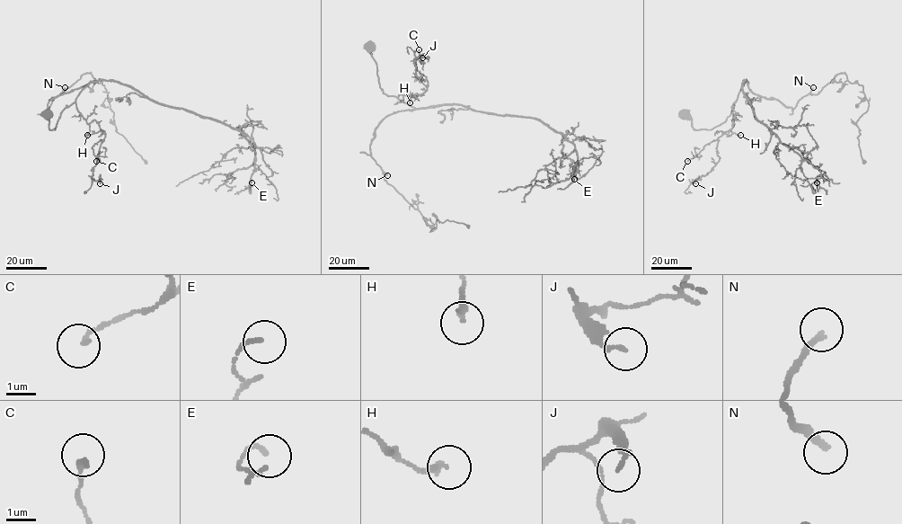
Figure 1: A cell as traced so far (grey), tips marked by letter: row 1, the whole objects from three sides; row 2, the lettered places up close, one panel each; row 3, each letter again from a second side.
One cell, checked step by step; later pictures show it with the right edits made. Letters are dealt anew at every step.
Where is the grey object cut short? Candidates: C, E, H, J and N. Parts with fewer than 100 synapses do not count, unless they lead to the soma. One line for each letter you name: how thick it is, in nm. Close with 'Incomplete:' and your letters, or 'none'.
N: calibre 200 nm
Incomplete: N

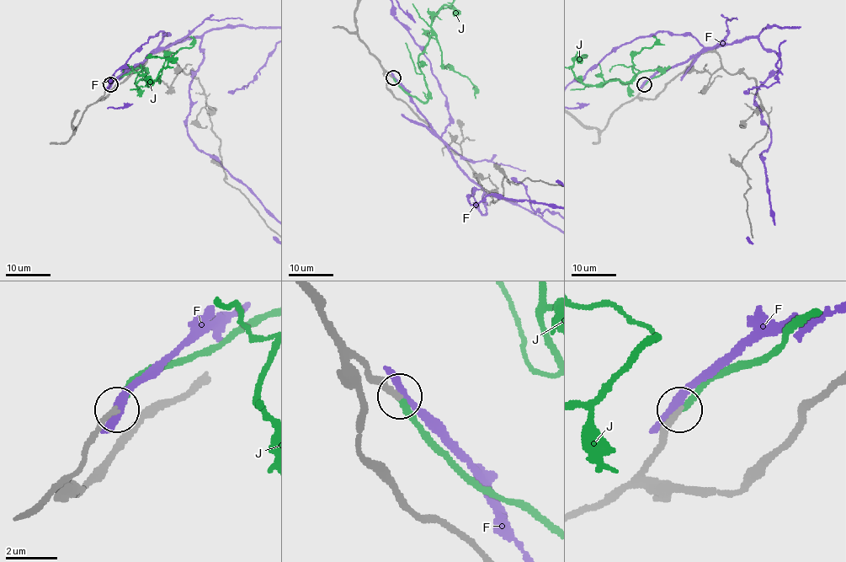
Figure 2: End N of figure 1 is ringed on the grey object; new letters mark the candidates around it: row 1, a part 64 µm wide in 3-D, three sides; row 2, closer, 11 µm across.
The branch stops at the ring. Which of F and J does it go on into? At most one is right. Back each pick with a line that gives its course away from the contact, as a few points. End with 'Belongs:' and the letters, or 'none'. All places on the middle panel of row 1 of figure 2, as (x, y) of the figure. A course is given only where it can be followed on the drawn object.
Belongs: J

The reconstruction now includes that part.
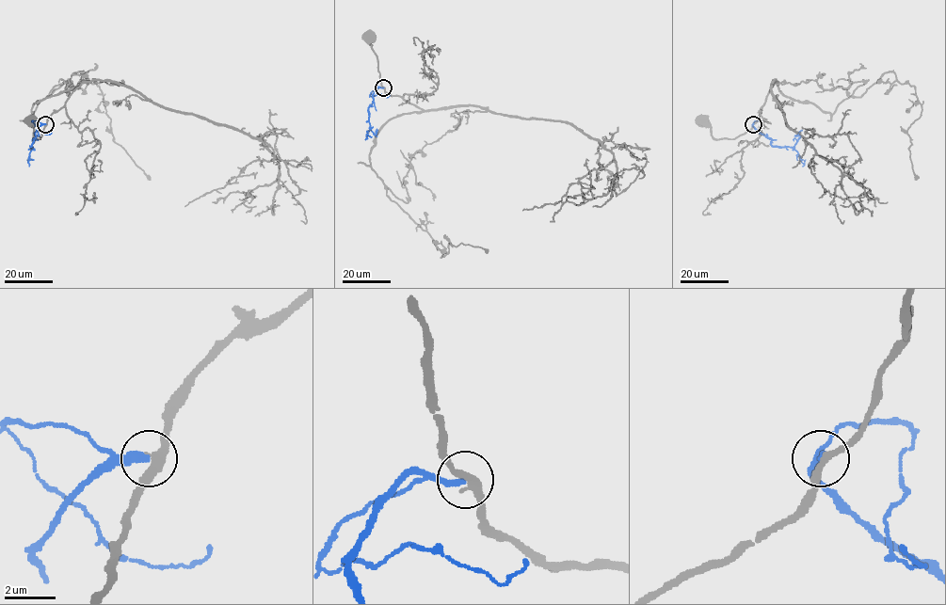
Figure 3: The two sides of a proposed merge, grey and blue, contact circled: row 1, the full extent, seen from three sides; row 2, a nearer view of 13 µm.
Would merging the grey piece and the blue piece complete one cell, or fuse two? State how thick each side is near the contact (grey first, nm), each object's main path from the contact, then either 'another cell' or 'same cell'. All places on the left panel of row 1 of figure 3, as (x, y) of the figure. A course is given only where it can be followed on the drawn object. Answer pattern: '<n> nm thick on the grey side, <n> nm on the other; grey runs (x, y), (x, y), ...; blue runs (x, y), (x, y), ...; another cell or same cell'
260 nm thick on the grey side, 280 nm on the other; grey runs (46, 124), (40, 139), (35, 139), (33, 122); blue runs (45, 124), (34, 133), (29, 164), (27, 159); another cell

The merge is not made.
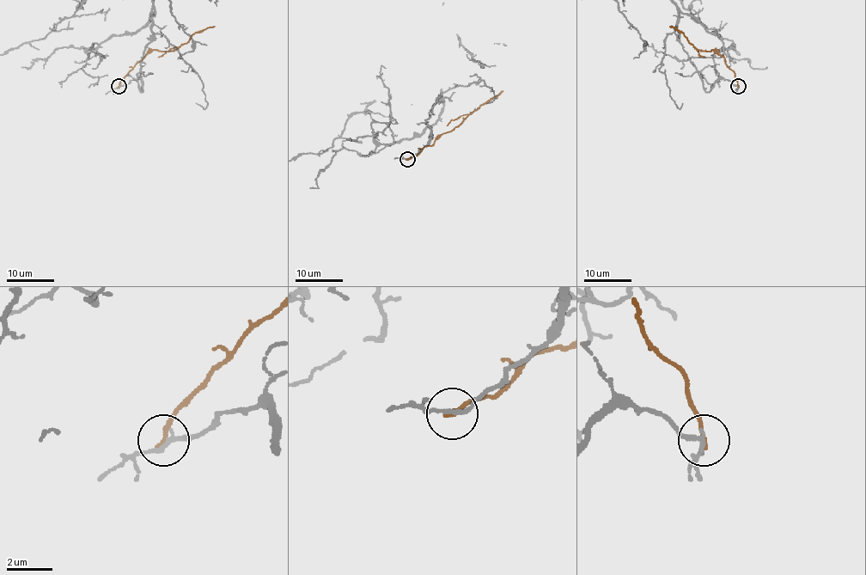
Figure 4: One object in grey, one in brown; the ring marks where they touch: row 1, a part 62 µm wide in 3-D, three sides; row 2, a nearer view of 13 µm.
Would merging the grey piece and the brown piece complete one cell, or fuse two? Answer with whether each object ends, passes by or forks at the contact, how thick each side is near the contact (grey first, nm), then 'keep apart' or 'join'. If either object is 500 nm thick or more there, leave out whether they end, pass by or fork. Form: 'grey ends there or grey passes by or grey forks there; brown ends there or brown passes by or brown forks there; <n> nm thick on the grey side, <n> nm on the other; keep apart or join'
grey passes by; brown ends there; 180 nm thick on the grey side, 220 nm on the other; keep apart

